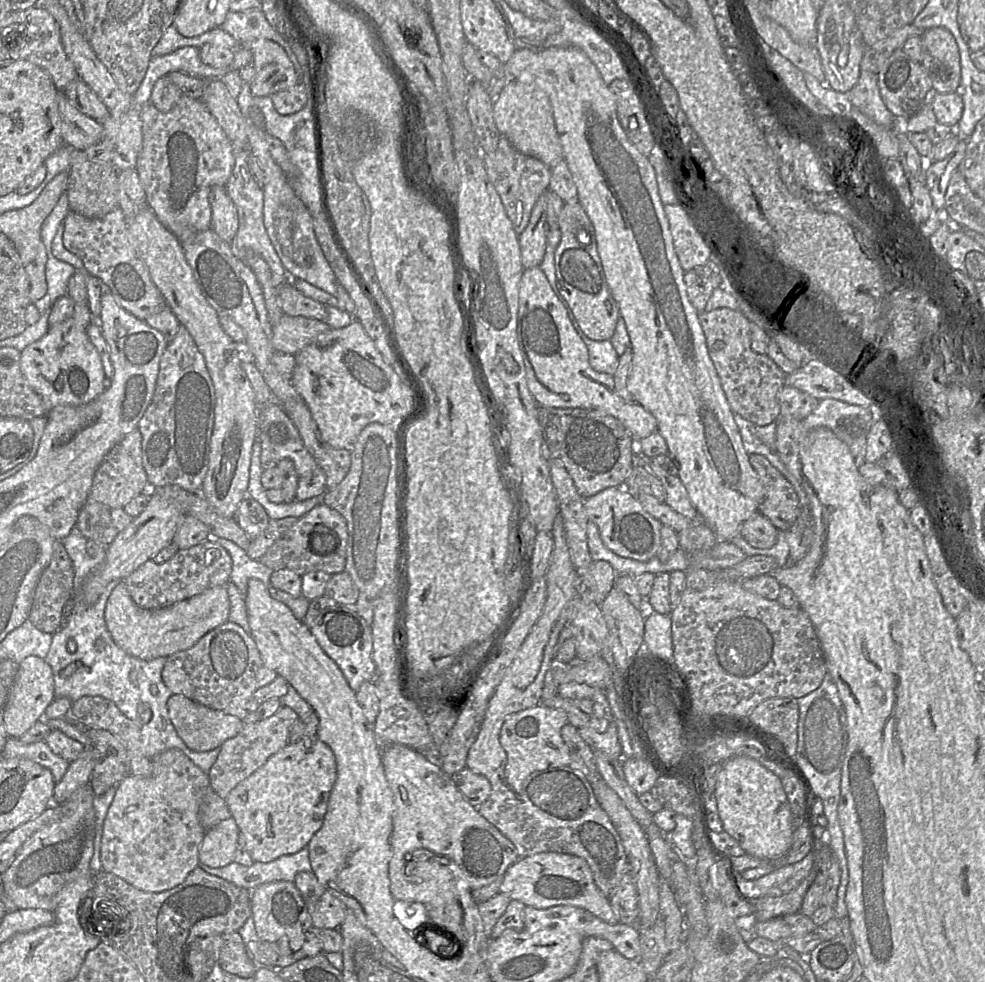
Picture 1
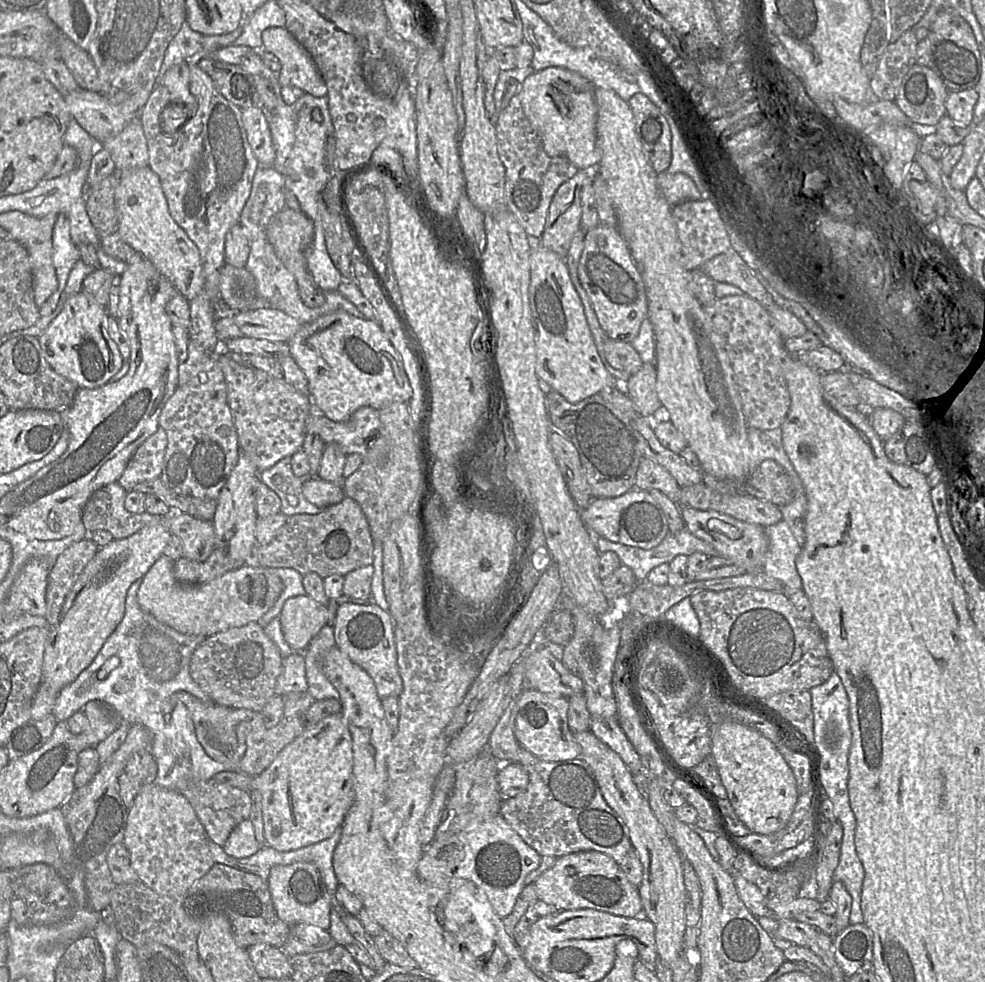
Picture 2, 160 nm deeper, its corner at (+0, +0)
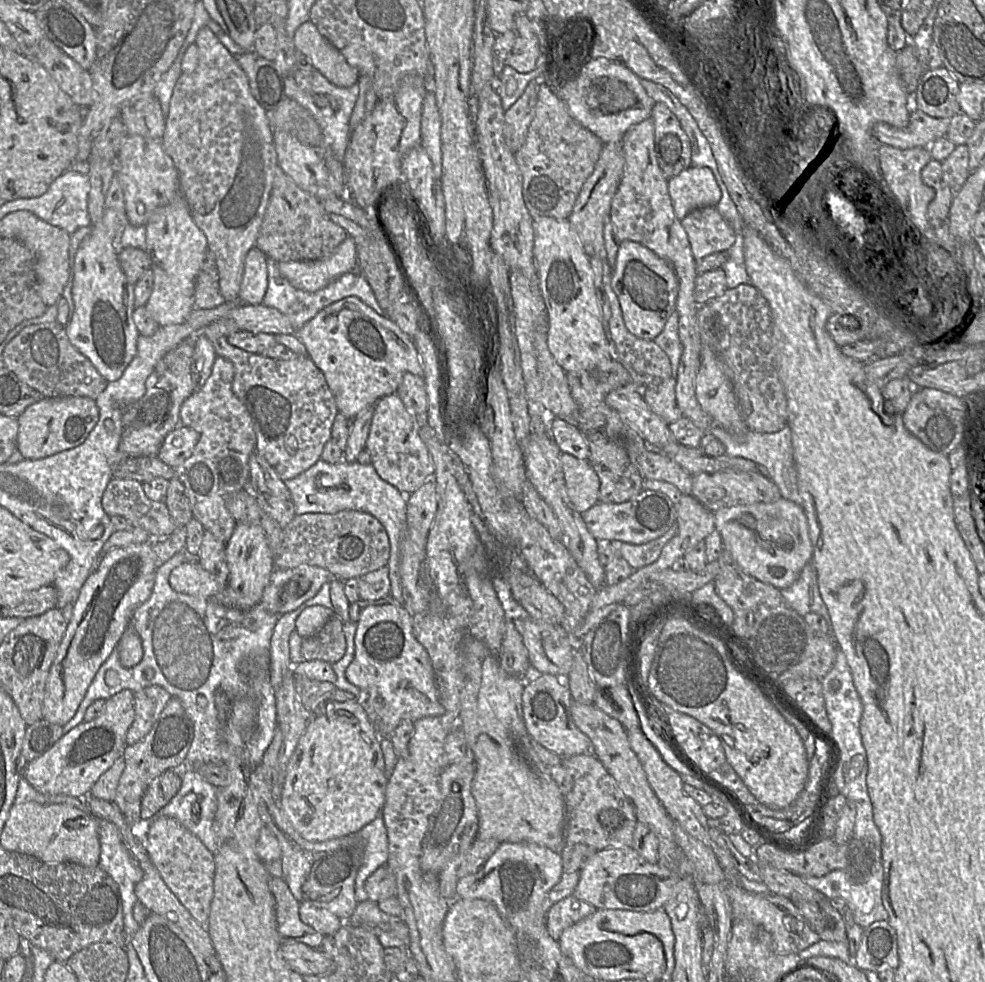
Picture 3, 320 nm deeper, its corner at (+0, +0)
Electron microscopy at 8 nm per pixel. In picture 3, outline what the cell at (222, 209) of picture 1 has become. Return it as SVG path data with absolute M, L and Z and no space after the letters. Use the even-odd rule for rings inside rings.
M257 246L247 252L239 291L242 304L262 304L268 286L266 258Z

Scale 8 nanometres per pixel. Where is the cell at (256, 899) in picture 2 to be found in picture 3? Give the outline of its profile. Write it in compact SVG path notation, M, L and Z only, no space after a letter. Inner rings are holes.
M272 877L269 878L269 884L276 903L276 919L281 942L293 941L311 948L319 948L326 936L300 920L300 903L295 899L284 879Z

